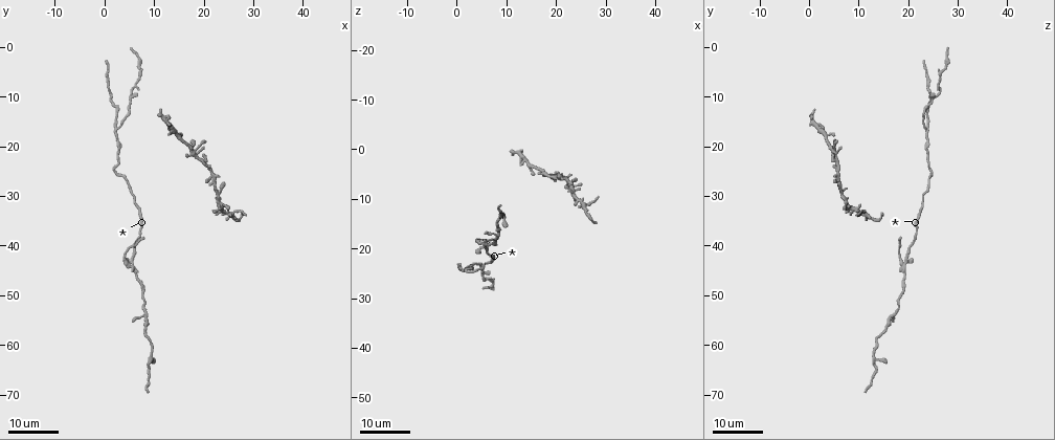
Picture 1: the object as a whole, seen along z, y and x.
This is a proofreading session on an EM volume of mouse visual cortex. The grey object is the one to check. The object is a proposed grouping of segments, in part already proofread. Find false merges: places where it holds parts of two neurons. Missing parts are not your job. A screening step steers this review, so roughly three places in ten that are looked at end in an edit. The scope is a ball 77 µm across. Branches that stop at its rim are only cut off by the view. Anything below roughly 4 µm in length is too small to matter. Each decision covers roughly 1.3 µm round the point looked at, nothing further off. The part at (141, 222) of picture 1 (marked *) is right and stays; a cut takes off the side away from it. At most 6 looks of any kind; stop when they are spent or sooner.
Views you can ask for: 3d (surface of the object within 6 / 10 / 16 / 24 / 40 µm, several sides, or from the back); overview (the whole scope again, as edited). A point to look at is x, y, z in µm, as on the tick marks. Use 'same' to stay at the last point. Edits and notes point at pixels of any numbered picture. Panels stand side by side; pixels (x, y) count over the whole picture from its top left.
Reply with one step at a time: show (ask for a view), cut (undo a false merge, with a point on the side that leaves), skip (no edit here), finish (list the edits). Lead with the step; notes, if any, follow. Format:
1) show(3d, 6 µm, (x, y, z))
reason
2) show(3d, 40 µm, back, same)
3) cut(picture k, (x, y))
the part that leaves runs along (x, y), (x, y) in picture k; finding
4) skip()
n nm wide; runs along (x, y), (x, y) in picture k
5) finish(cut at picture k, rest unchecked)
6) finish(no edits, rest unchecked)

show(3d, 24 µm, (4.5, 44.0, 19.0))
looks like a crossing

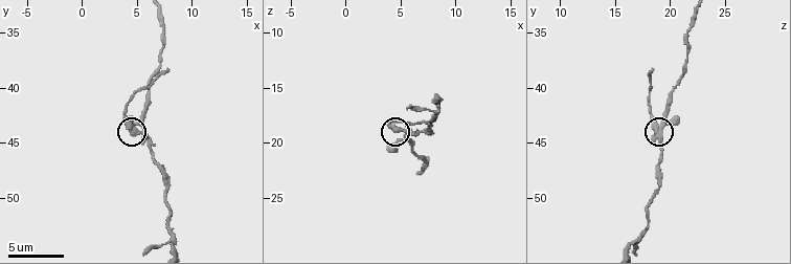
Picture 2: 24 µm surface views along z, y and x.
show(3d, 10 µm, (5.0, 44.2, 19.0))
zoom in

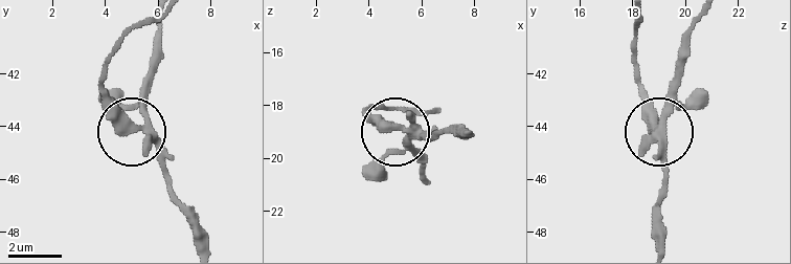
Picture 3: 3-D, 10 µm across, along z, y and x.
cut(picture 3, (649, 98))
360 nm wide; the part that leaves runs along (654, 128), (634, 76), (636, 20) in picture 3; two neurons meet here

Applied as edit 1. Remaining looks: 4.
show(overview)

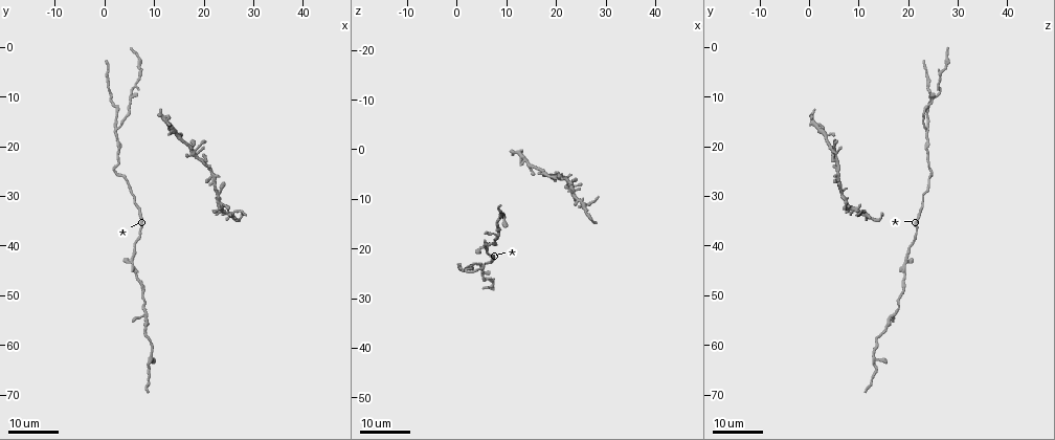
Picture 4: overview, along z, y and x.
show(3d, 24 µm, (25.0, 33.0, 10.5))
three arms meet

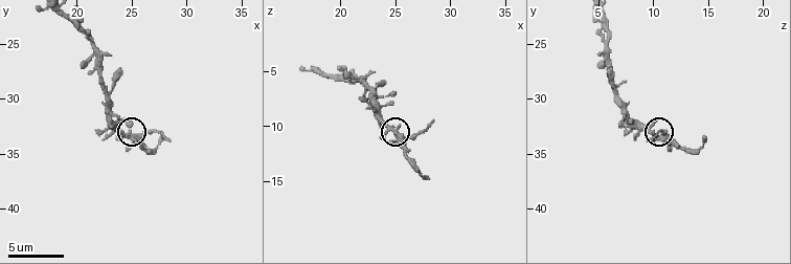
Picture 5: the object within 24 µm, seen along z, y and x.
show(3d, 6 µm, (24.4, 33.4, 10.0))

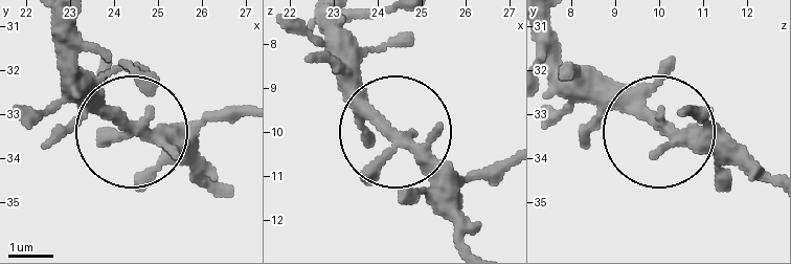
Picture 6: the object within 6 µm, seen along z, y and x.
show(3d, 6 µm, back, (24.60, 33.25, 10.15))
from behind

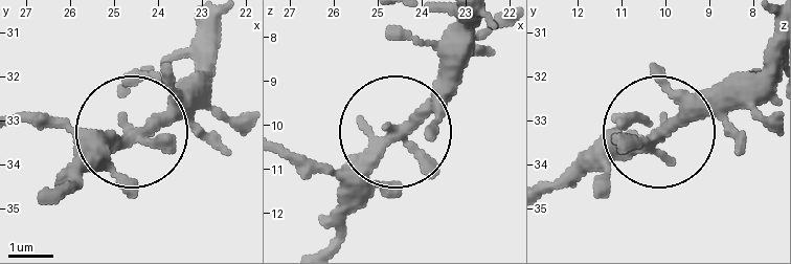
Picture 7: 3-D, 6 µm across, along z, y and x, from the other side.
skip()
side arm 7 µm; all the same neuron

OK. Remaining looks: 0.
finish(cut at picture 3, rest unchecked)

